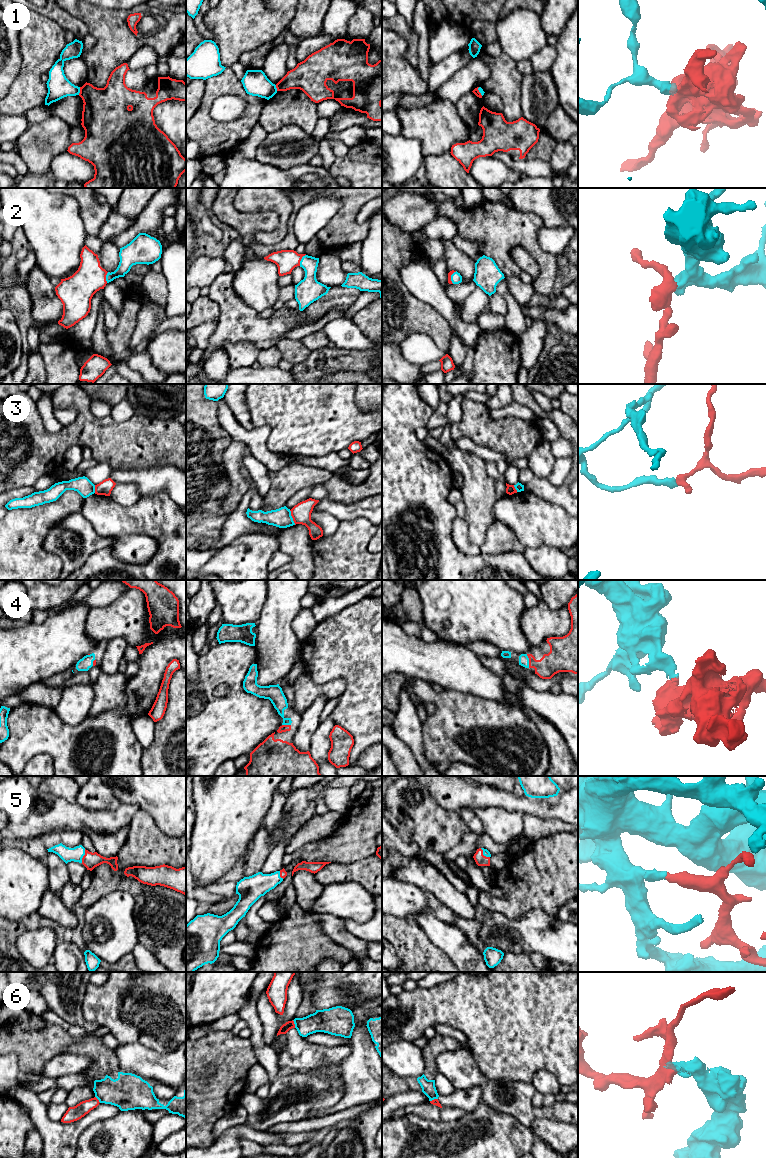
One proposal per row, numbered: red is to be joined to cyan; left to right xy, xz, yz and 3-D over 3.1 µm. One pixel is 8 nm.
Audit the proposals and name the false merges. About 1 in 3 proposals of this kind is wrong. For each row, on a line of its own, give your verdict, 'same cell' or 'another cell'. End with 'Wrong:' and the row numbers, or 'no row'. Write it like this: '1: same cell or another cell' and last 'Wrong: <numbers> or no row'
1: another cell
2: same cell
3: another cell
4: same cell
5: same cell
6: another cell
Wrong: 1, 3, 6

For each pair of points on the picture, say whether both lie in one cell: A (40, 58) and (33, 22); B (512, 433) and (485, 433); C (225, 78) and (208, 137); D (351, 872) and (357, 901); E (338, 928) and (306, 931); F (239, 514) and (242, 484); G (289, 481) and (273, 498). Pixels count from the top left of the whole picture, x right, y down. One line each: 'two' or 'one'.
A: one
B: one
C: one
D: two
E: two
F: two
G: one

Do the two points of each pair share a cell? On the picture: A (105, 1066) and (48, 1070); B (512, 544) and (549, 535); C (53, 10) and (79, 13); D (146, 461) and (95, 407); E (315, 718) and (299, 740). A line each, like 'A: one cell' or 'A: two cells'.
A: two cells
B: two cells
C: two cells
D: two cells
E: one cell

